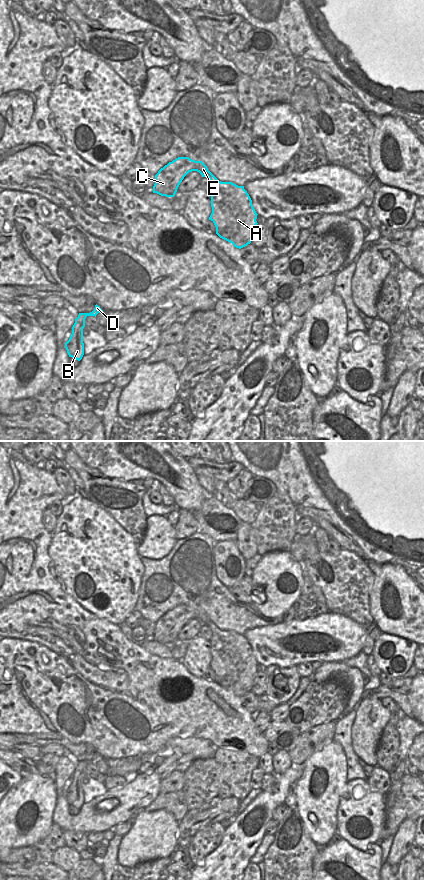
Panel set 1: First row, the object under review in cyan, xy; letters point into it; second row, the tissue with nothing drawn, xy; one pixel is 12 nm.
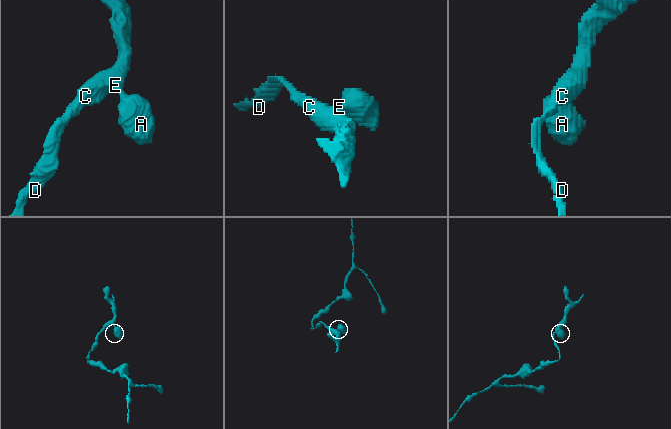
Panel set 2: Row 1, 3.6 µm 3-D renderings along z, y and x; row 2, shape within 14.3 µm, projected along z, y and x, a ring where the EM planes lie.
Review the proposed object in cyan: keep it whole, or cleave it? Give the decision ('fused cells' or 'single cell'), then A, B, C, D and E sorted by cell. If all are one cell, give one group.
single cell; A B C D E

